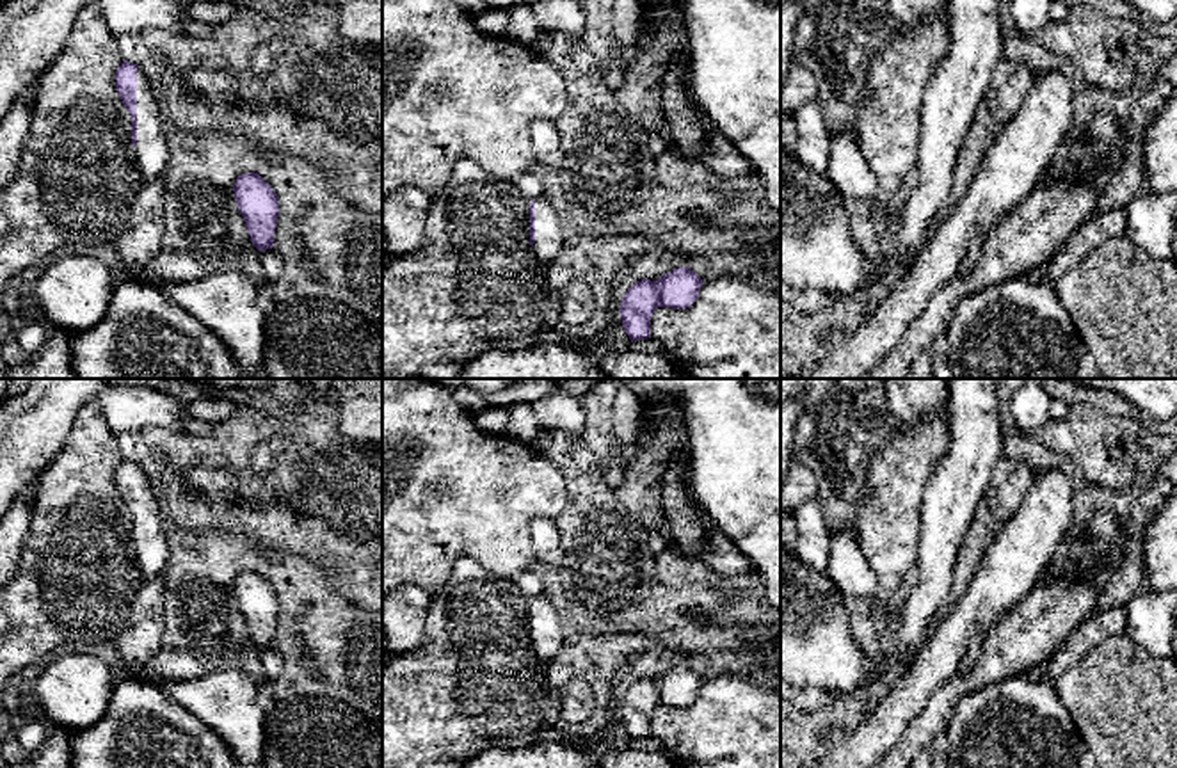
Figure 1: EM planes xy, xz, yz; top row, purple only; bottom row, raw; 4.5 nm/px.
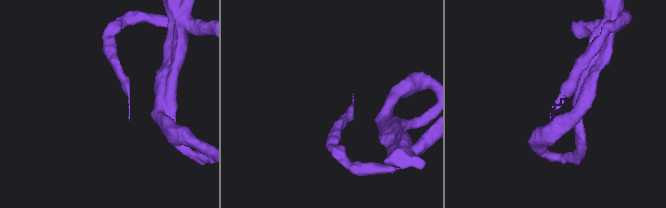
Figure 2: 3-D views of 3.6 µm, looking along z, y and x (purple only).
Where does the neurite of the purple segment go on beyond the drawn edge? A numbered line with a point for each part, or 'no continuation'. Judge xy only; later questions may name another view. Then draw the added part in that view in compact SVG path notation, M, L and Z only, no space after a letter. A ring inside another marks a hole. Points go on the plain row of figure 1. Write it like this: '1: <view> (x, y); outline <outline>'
1: xy (152, 552); outline M137 468L137 542L133 555L144 581L165 576L169 546L164 533L164 516L140 468Z

